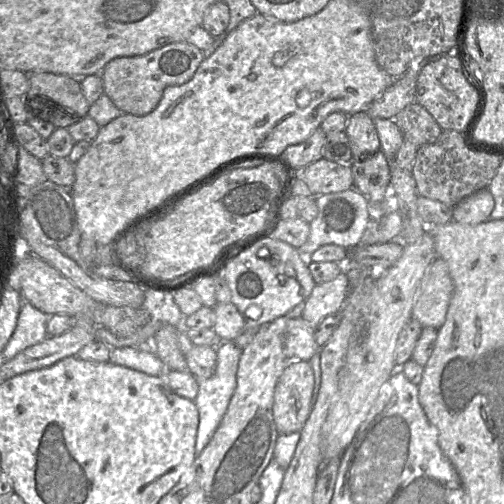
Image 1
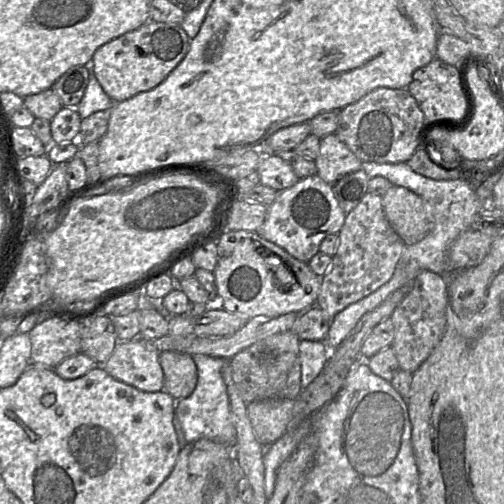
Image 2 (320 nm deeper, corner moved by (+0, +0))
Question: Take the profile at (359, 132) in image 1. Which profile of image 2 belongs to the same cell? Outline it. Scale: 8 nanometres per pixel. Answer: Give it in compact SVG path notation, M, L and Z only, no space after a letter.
M335 133L320 139L320 149L315 164L317 176L330 185L362 167L362 161Z

